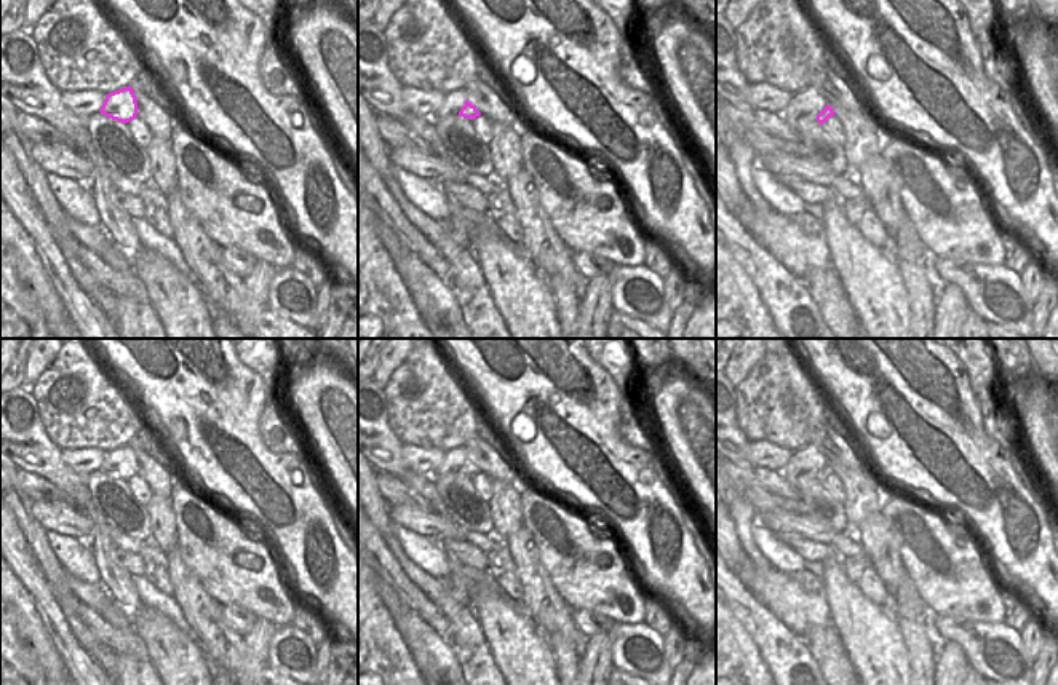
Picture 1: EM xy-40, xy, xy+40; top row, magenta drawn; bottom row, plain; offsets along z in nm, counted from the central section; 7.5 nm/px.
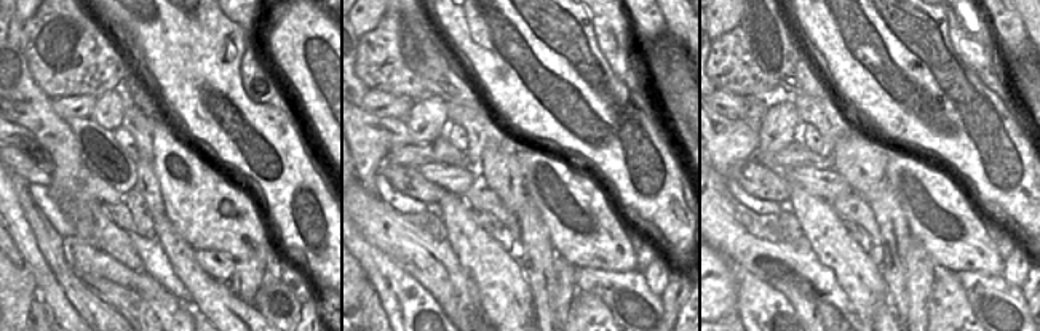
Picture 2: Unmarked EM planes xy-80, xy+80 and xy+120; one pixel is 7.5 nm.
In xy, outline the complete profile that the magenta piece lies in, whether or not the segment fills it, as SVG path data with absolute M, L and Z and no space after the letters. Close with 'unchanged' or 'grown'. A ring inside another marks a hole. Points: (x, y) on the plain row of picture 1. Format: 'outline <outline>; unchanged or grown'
outline M465 449L446 450L443 461L440 463L438 469L432 474L432 477L438 479L457 473L470 477L481 473L476 468L476 465L468 460L468 452Z; grown

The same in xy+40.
outline M812 444L794 450L790 463L783 468L783 477L799 492L815 479L823 482L834 469Z; grown

